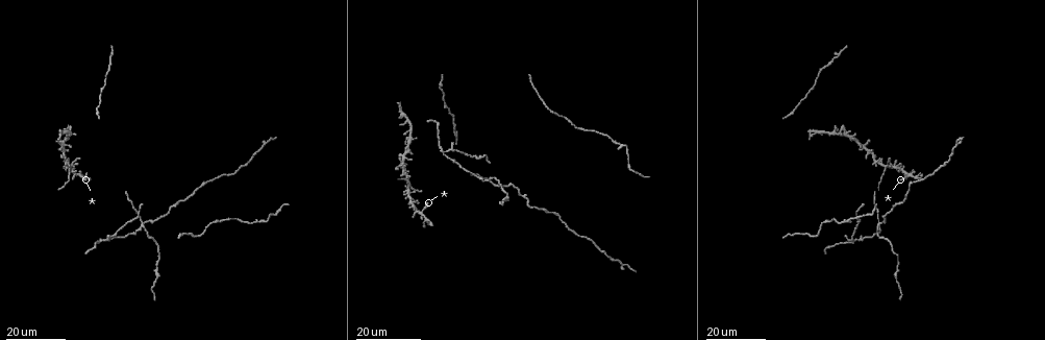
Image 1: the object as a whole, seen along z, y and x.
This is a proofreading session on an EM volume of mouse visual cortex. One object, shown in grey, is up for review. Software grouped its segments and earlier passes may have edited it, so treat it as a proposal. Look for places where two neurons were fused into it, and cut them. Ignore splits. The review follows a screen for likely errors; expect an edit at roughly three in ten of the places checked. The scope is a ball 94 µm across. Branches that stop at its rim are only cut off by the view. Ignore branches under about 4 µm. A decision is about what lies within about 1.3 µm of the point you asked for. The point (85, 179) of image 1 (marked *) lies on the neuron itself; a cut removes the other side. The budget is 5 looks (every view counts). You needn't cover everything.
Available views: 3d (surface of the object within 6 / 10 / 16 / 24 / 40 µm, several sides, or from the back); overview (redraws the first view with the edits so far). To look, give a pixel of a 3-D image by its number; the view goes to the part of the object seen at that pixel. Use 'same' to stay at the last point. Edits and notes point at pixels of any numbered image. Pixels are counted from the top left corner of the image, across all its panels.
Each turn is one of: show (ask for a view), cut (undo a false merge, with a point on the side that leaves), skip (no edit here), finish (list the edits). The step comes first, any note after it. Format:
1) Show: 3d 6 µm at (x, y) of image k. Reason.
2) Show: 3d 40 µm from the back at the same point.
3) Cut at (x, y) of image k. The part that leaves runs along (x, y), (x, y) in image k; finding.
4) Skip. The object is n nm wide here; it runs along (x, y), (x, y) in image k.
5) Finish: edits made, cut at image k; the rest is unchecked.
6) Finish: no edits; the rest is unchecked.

Show: 3d 16 µm at (243, 165) of image 1. Thin neck.

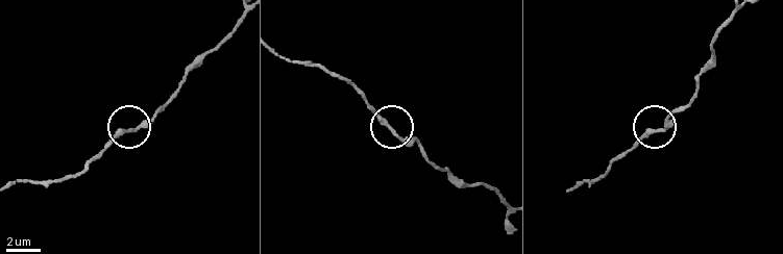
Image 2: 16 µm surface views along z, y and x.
Show: 3d 6 µm at (396, 134) of image 2.

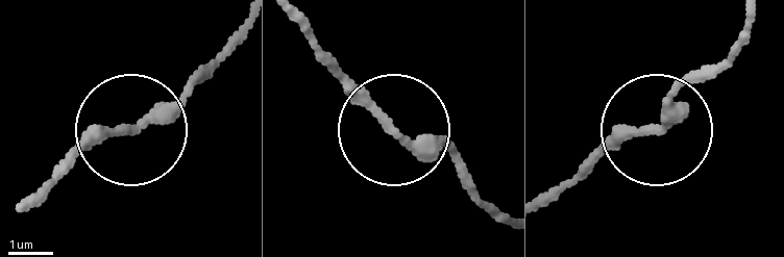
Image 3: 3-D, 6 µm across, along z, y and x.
Skip. The object is 210 nm wide here; it runs along (21, 206), (200, 72) in image 3; all the same neuron.

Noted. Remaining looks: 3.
Show: 3d 24 µm at (885, 166) of image 1. Four or more arms meet.

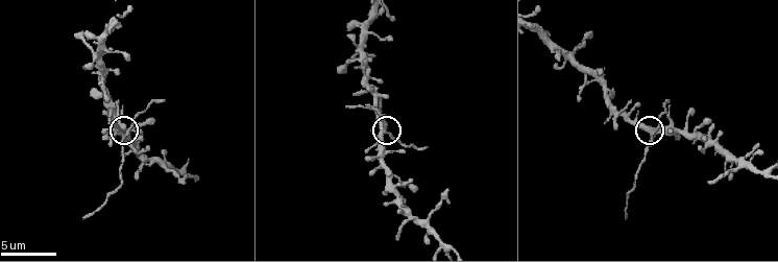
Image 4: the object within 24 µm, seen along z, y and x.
Show: 3d 10 µm at (120, 129) of image 4.

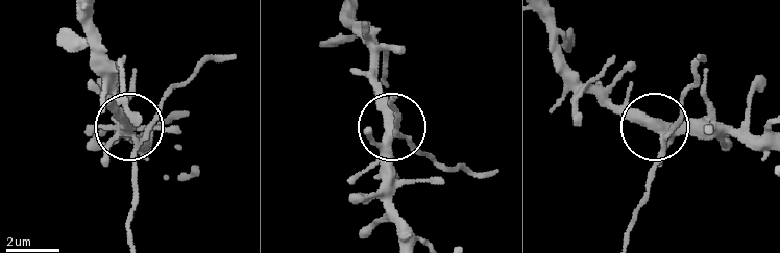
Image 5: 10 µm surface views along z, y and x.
Cut at (417, 153) of image 5. The side arm is 10 µm long; 5 arms meet here; two neurons meet here.

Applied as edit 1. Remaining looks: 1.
Finish: edits made, cut at image 5; the rest is unchecked.

